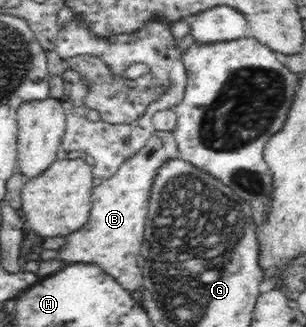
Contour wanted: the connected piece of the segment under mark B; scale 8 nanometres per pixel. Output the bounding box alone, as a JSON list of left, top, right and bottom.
[58,132,180,289]

